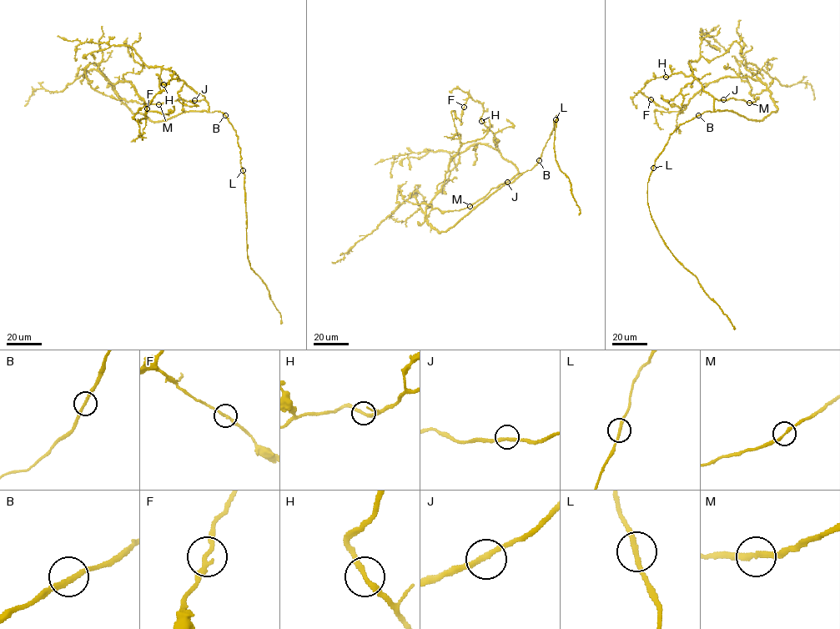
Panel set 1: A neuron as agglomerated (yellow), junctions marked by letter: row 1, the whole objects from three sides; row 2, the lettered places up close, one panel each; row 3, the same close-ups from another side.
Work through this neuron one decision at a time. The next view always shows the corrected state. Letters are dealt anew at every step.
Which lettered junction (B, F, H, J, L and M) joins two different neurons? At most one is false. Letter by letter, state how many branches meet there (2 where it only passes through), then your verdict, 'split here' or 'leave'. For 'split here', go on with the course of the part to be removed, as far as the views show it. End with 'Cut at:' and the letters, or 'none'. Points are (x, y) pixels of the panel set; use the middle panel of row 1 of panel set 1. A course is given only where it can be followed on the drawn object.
B: branches 2; leave
F: branches 2; leave
H: branches 2; leave
J: branches 2; leave
L: branches 2; leave
M: branches 2; leave
Cut at: none

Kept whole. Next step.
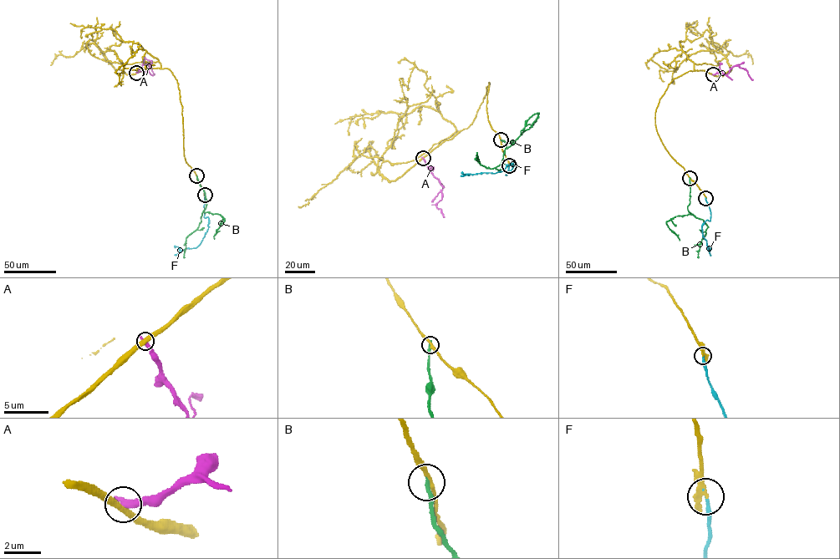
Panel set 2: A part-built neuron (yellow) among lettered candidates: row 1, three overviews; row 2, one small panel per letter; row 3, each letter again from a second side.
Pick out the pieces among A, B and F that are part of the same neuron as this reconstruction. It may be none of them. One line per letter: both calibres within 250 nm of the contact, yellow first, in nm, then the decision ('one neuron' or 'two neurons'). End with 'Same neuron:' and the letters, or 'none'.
A: 400 nm thick on the yellow side, 400 nm on the other; two neurons
B: 200 nm thick on the yellow side, 240 nm on the other; two neurons
F: 260 nm thick on the yellow side, 180 nm on the other; one neuron
Same neuron: F

